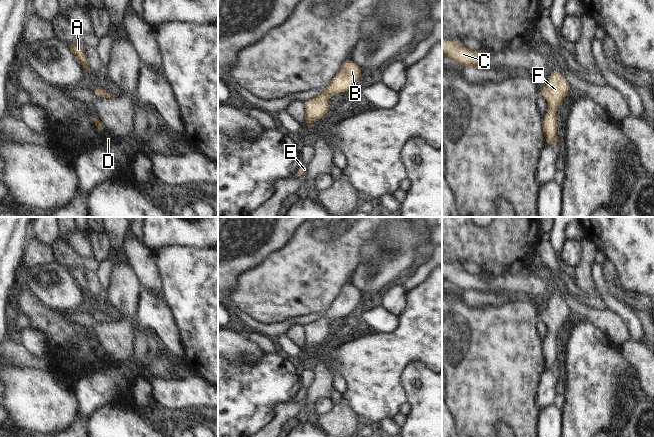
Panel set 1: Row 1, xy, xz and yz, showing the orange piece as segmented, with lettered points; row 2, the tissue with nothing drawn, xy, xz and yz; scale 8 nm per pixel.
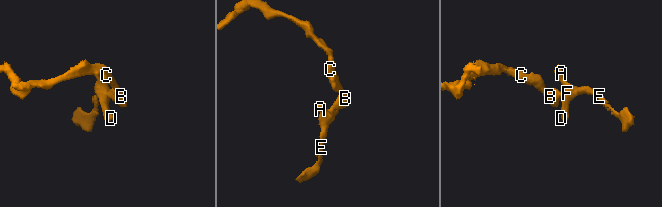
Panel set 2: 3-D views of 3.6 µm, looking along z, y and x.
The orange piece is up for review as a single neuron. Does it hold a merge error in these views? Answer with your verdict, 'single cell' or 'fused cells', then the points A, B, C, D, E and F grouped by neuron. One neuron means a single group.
single cell; groups A B C D E F

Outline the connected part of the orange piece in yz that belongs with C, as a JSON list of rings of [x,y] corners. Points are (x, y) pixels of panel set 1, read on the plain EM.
[[[442,262],[442,278],[452,282],[464,291],[477,291],[480,293],[494,291],[490,280],[484,273],[471,275],[458,265],[447,265]]]

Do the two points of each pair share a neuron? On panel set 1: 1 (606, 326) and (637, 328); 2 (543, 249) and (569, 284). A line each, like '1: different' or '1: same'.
1: different
2: same

